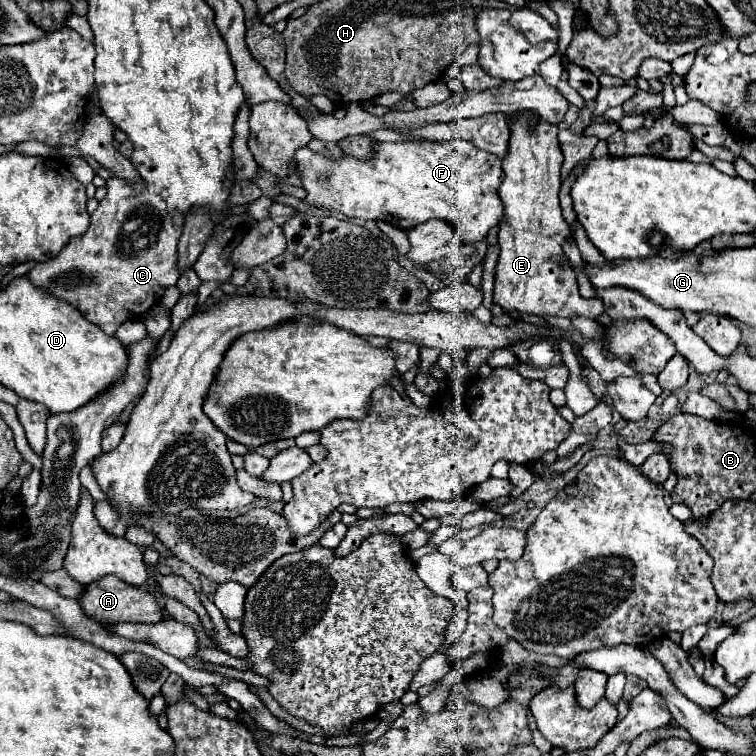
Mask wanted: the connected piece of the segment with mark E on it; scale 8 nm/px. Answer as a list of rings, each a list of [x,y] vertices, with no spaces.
[[[527,118],[513,120],[511,126],[511,140],[509,140],[509,154],[503,160],[505,180],[499,188],[499,196],[505,206],[505,220],[499,226],[499,262],[497,262],[497,274],[495,274],[495,294],[493,300],[497,306],[503,308],[503,312],[521,312],[521,314],[537,314],[537,316],[585,316],[585,318],[599,318],[605,314],[601,298],[583,298],[579,294],[579,284],[575,278],[575,272],[569,270],[571,262],[563,252],[563,244],[571,240],[571,228],[563,218],[561,206],[559,206],[559,186],[561,186],[561,164],[563,154],[557,140],[557,126],[551,126],[543,120],[539,124],[529,128]]]

